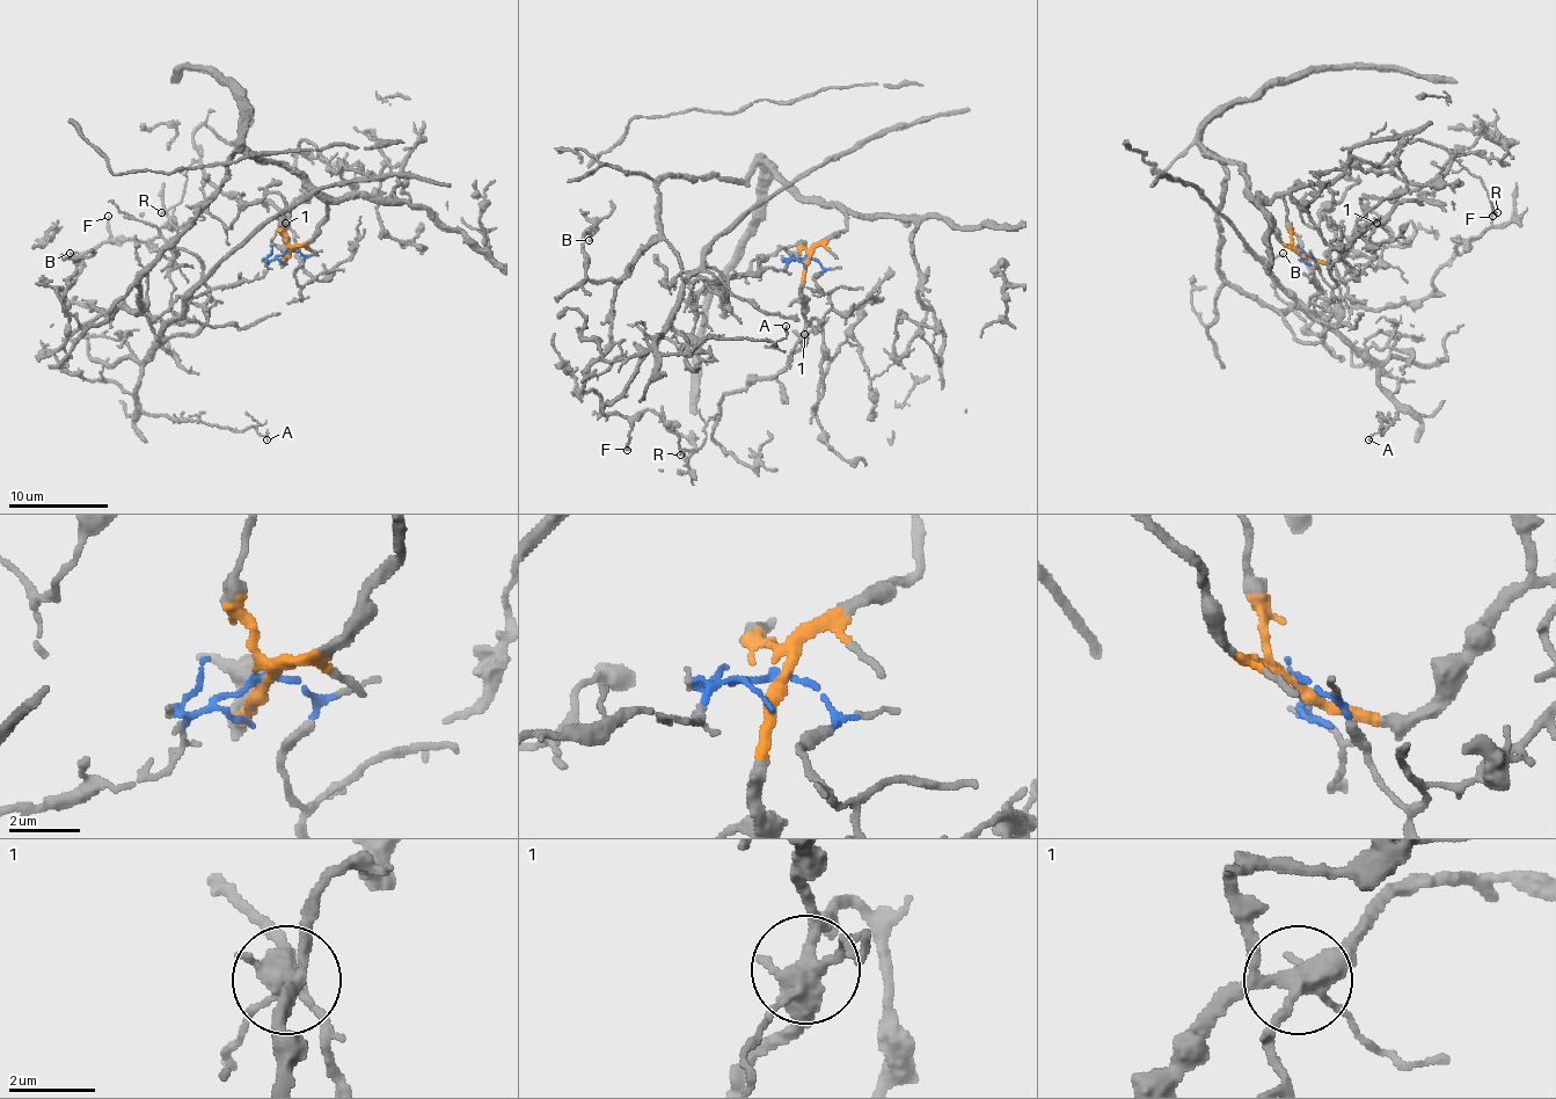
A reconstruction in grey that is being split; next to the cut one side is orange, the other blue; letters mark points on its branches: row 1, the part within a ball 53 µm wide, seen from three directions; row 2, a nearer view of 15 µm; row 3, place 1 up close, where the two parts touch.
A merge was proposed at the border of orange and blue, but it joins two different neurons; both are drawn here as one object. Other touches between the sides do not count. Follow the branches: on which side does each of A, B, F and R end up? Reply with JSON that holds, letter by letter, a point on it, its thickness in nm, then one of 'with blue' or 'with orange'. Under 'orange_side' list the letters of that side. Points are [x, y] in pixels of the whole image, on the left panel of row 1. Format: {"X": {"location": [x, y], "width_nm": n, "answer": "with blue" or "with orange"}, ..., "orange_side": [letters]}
{"A": {"location": [267, 439], "width_nm": 100, "answer": "with blue"}, "B": {"location": [70, 253], "width_nm": 120, "answer": "with orange"}, "F": {"location": [108, 216], "width_nm": 150, "answer": "with orange"}, "R": {"location": [161, 212], "width_nm": 150, "answer": "with orange"}, "orange_side": ["B", "F", "R"]}

